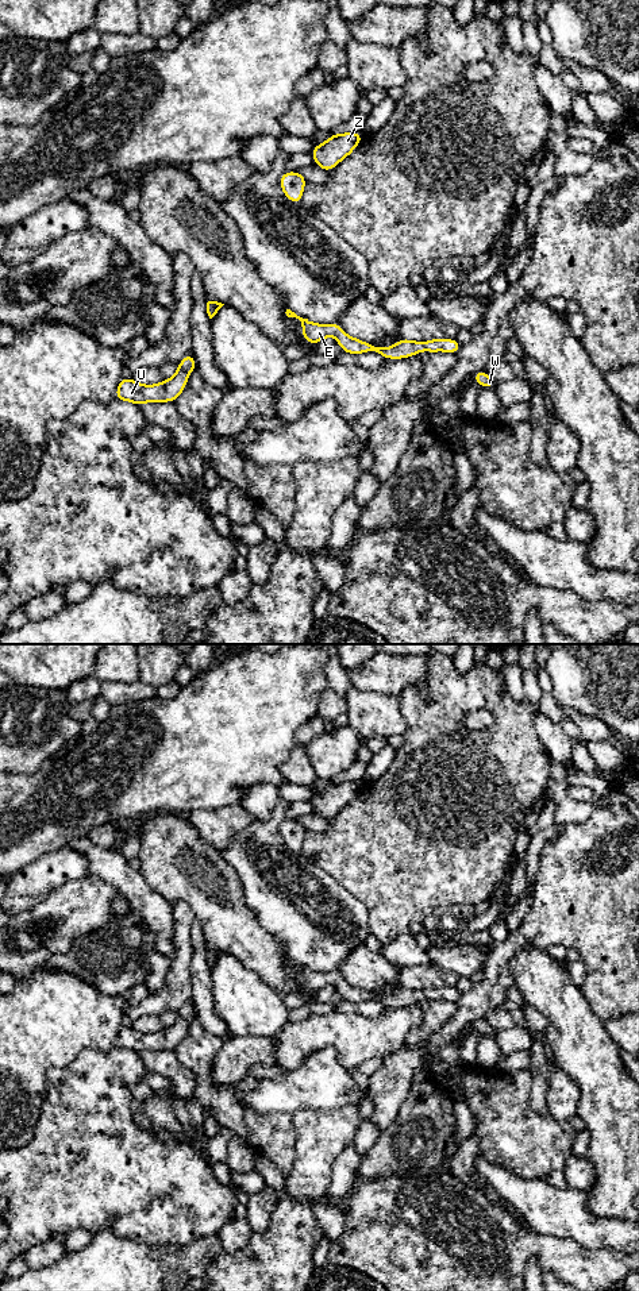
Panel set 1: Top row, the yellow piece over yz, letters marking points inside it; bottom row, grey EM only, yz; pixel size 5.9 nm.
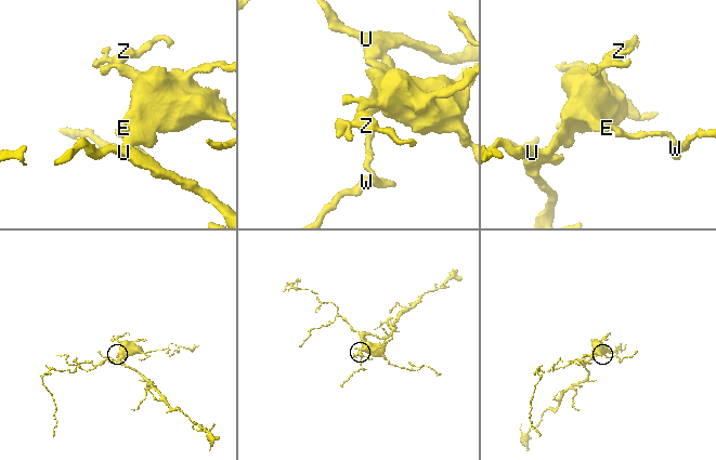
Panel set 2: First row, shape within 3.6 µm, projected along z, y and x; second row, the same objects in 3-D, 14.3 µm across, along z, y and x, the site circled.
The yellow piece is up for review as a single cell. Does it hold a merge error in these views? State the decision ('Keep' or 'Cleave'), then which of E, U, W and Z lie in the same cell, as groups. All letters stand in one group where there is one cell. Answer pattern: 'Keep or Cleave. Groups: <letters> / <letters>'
Keep. Groups: E U W Z

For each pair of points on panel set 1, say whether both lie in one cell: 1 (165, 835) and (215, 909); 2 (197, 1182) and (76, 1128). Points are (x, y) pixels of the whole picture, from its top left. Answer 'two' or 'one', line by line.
1: one
2: one

